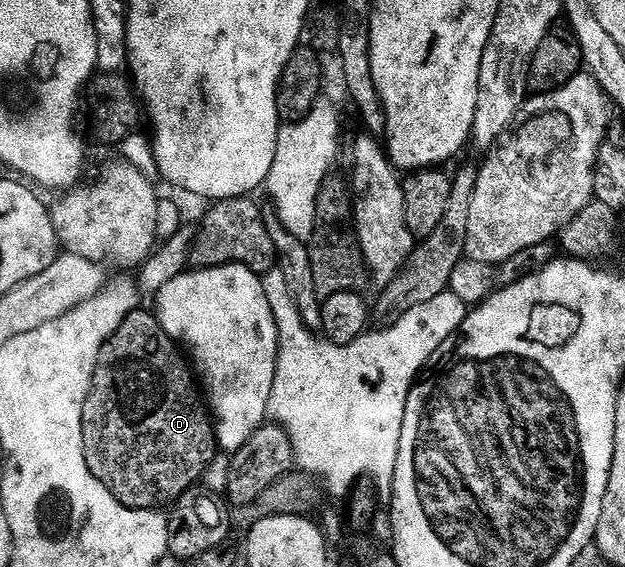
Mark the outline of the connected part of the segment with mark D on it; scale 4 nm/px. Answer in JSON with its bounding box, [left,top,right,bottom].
[81,311,219,511]

